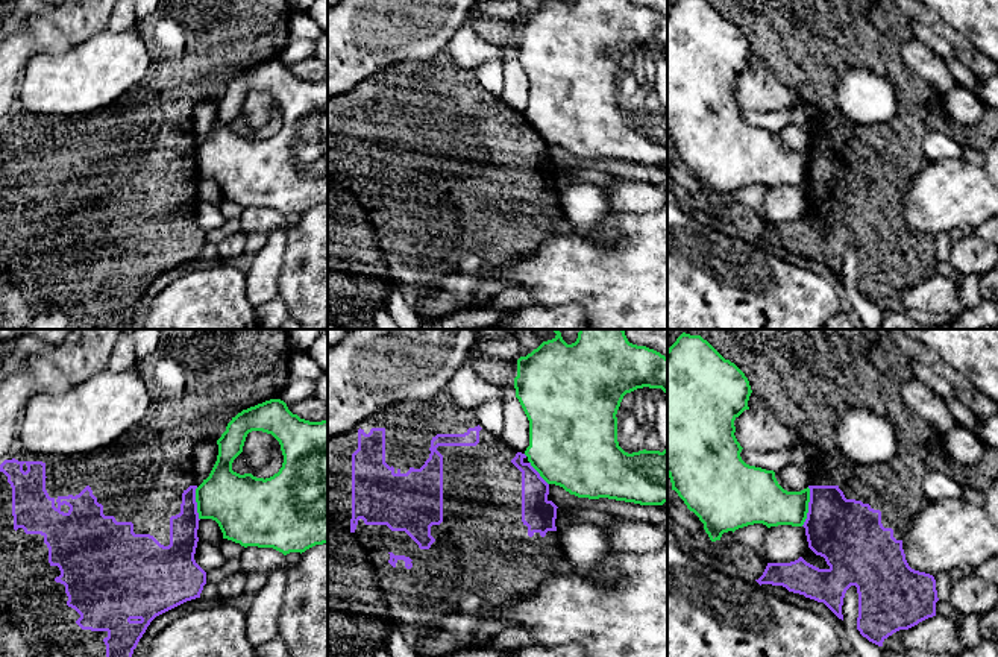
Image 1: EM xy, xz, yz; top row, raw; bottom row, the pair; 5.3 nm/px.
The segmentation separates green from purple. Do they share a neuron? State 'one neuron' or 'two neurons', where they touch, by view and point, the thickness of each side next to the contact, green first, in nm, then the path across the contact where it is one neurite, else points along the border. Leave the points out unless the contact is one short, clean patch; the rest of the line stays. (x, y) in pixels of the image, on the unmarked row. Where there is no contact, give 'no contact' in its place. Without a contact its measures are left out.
two neurons | yz (807, 167) | 240/360 nm | along yz (809, 147), (809, 172), (801, 185)

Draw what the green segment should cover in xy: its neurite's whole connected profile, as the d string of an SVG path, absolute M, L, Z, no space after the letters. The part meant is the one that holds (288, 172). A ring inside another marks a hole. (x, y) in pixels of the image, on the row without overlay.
M270 59L238 73L217 100L217 121L196 149L199 179L218 184L223 199L241 206L273 208L284 215L328 203L328 79L309 82L293 74L281 59ZM252 91L271 94L281 105L282 127L270 138L232 130Z

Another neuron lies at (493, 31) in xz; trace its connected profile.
M482 18L472 23L476 35L491 44L505 44L517 36L517 21Z

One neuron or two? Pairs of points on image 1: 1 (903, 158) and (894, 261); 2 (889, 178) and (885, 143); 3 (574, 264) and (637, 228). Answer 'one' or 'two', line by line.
1: one
2: one
3: one

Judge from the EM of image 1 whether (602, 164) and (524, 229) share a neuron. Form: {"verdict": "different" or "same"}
{"verdict": "different"}

